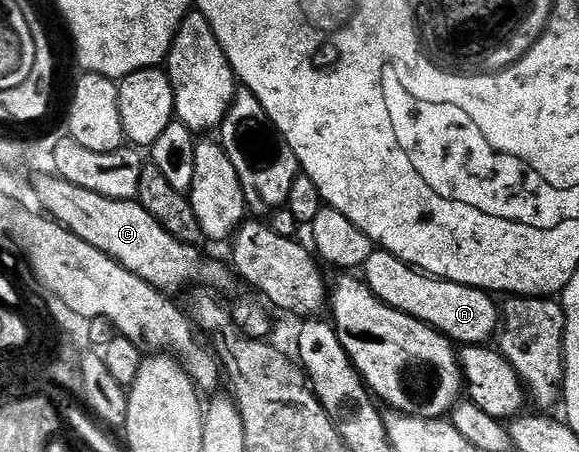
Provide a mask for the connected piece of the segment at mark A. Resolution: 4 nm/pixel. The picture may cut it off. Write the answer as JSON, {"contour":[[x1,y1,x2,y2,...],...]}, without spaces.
{"contour":[[372,251,361,269,365,283,372,294,398,312,409,314,415,320,428,324,443,333,448,340,459,346,468,344,486,345,487,340,496,335,501,319,501,308,494,304,492,293,482,288,470,288,452,280,440,280,438,276,428,276,406,264,391,252]]}

